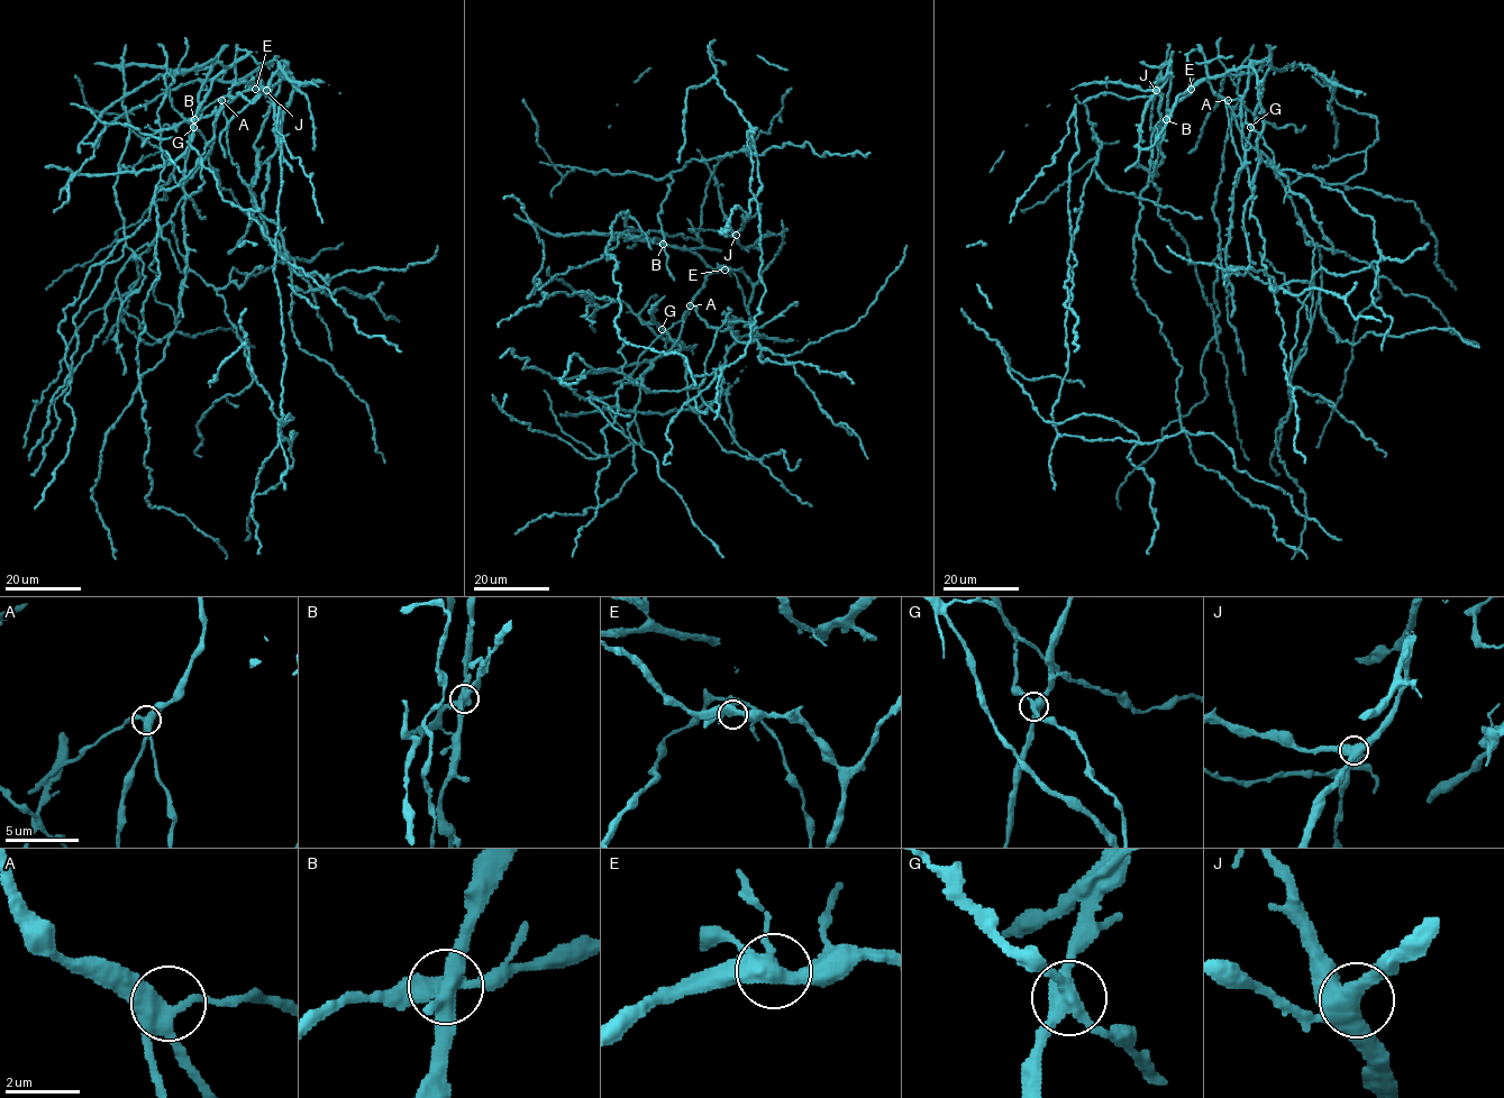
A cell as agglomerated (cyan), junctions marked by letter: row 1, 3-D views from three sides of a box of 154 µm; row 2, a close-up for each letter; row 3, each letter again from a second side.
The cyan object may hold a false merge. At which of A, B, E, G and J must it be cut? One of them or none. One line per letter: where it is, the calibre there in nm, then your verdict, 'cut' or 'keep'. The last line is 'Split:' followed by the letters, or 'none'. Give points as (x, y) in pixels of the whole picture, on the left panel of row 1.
A: at (221, 100); 400 nm thick; keep
B: at (194, 119); 480 nm thick; keep
E: at (255, 89); 420 nm thick; keep
G: at (193, 127); 400 nm thick; keep
J: at (266, 90); 460 nm thick; keep
Split: none

